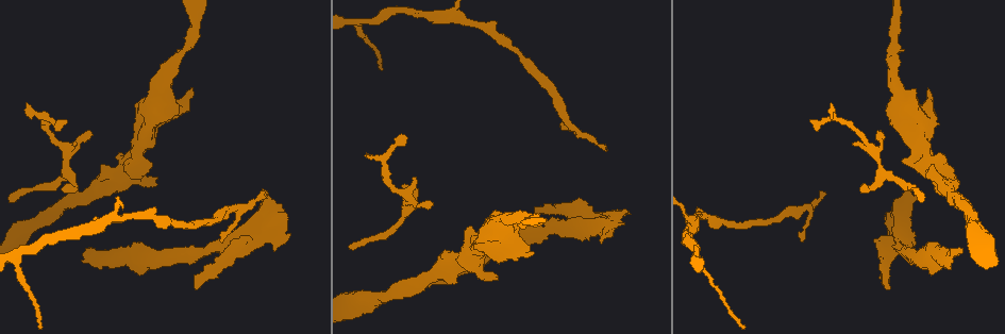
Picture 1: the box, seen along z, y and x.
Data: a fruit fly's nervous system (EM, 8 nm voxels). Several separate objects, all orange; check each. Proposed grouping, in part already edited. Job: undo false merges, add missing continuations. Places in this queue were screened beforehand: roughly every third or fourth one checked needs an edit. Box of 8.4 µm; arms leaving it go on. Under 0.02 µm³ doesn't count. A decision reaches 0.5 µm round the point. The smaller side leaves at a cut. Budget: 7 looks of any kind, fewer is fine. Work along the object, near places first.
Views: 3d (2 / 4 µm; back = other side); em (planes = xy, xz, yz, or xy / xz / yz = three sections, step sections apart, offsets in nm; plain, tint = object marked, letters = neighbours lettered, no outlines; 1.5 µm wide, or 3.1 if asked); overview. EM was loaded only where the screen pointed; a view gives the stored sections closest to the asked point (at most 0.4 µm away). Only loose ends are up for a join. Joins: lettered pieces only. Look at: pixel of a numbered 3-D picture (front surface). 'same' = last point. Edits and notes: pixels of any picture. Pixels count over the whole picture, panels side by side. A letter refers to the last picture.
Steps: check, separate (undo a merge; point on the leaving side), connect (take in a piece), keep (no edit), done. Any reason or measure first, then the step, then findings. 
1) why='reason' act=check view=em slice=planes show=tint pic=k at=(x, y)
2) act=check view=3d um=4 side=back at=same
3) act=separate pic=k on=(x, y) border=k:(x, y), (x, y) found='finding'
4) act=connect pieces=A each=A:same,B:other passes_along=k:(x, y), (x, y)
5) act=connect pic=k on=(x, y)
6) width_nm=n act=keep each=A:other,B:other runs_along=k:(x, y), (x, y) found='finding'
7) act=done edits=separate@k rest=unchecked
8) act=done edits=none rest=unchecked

why='free end' act=check view=em slice=xz step=8 show=letters pic=1 at=(10, 201)

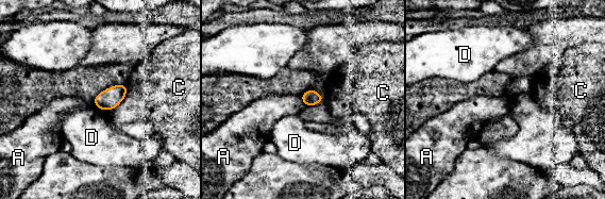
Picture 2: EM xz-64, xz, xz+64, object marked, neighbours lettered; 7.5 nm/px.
why='another direction' act=check view=em slice=planes show=letters at=same

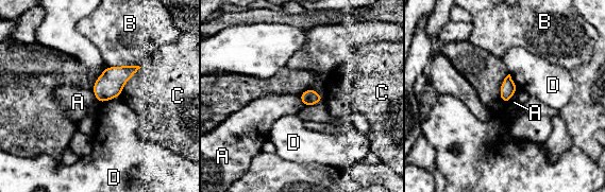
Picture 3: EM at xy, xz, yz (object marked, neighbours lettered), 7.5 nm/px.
width_nm=120 act=keep each=A:other,B:other,C:other,D:other border=3:(90, 90), (99, 103) found='no lettered piece goes on from it'

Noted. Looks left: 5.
why='an open end' act=check view=em slice=xy step=4 show=tint pic=1 at=(604, 148)

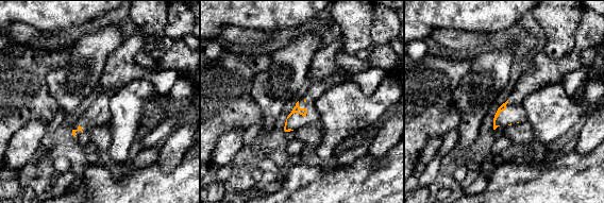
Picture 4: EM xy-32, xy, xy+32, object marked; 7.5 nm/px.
why='another direction' act=check view=em slice=planes show=letters at=same

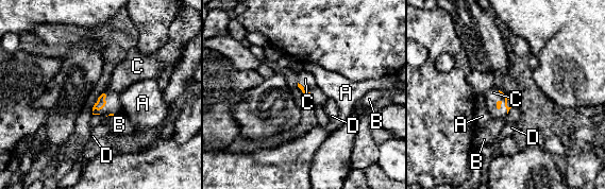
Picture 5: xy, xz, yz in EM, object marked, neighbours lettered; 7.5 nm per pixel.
act=connect pieces=C each=A:other,B:other,C:same,D:other passes_along=5:(100, 103), (103, 106), (121, 79) found='the neuron continues'

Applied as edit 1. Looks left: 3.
why='redraw' act=check view=overview

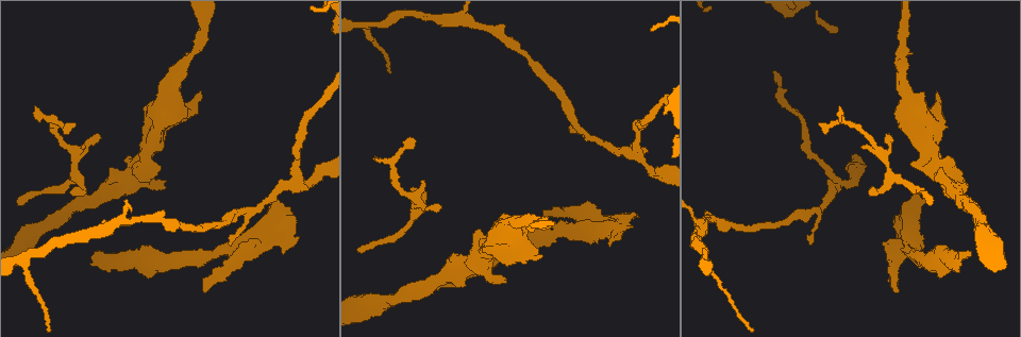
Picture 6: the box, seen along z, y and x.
why='an open end' act=check view=3d um=2 pic=6 at=(91, 261)

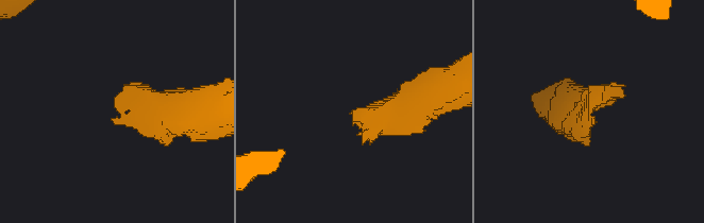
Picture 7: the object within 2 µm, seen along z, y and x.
why='shape alone is not enough' act=check view=em slice=planes show=letters pic=7 at=(355, 116)

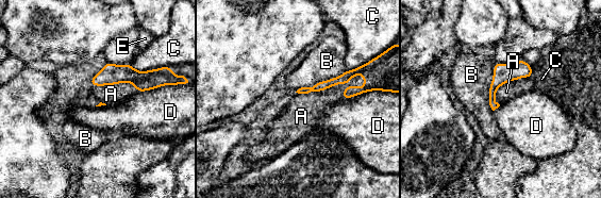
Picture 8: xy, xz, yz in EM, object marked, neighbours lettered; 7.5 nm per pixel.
act=connect pieces=A each=A:same,B:other,C:other,D:other,E:other passes_along=8:(502, 72), (508, 81), (506, 92) found='the neuron continues'

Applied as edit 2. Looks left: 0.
act=done edits=connect@5,connect@8 rest=unchecked

